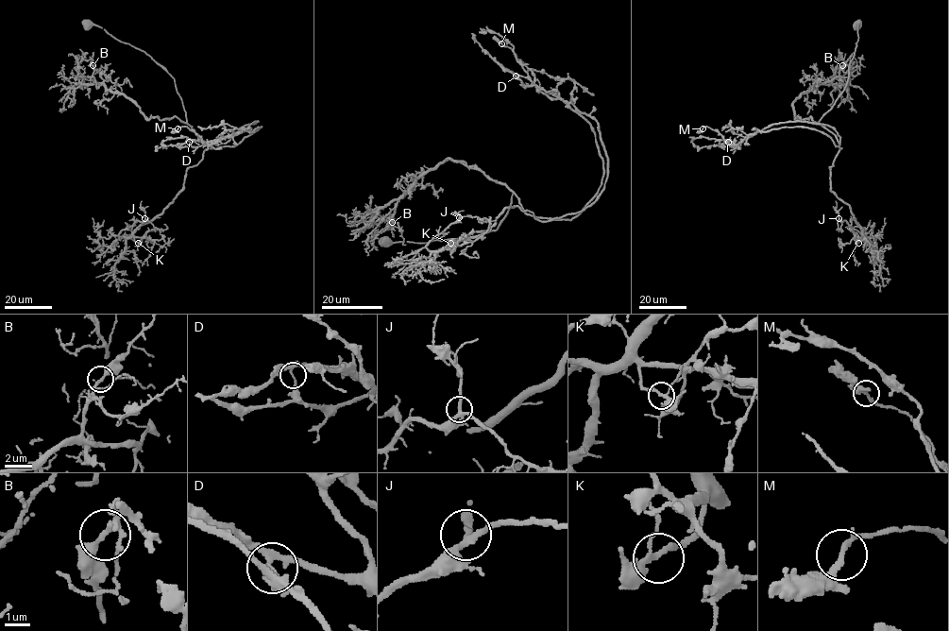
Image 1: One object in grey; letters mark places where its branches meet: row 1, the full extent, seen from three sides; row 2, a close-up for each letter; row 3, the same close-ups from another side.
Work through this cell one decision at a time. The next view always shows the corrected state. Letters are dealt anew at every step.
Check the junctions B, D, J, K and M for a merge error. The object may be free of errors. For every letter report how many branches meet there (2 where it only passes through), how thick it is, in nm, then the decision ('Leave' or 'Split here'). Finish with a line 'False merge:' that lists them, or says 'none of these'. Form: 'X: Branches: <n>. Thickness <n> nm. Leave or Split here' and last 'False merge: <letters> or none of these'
B: Branches: 3. Thickness 200 nm. Leave
D: Branches: 3. Thickness 140 nm. Split here
J: Branches: 3. Thickness 240 nm. Leave
K: Branches: 3. Thickness 190 nm. Leave
M: Branches: 3. Thickness 170 nm. Leave
False merge: D

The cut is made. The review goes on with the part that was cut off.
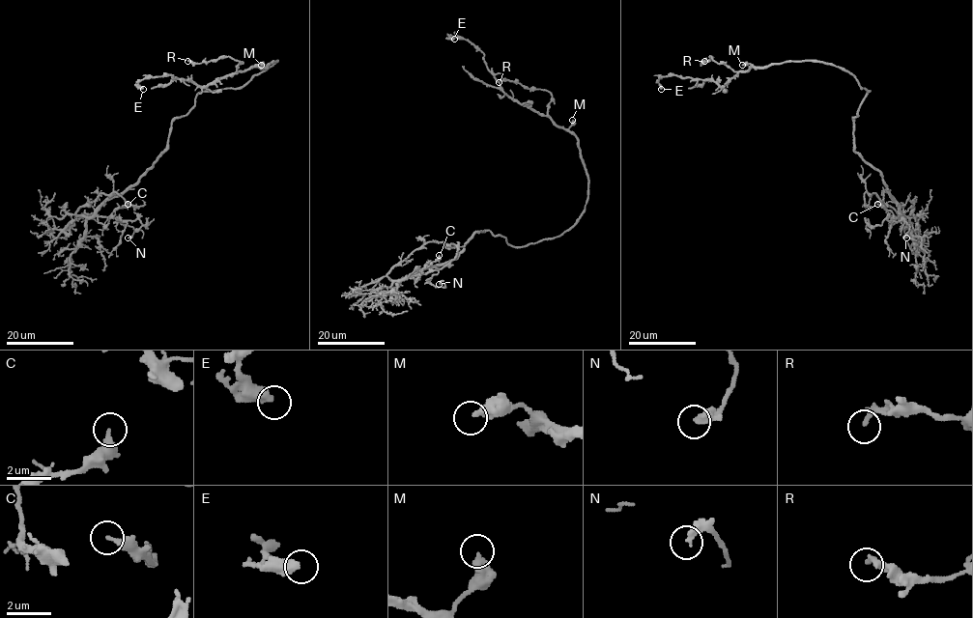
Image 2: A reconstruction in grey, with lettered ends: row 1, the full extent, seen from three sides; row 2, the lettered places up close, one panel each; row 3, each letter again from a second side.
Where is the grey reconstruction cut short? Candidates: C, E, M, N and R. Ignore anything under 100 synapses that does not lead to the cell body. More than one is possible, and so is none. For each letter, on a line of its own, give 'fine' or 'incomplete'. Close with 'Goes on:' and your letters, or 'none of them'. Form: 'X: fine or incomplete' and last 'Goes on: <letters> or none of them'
C: fine
E: fine
M: fine
N: fine
R: fine
Goes on: none of them

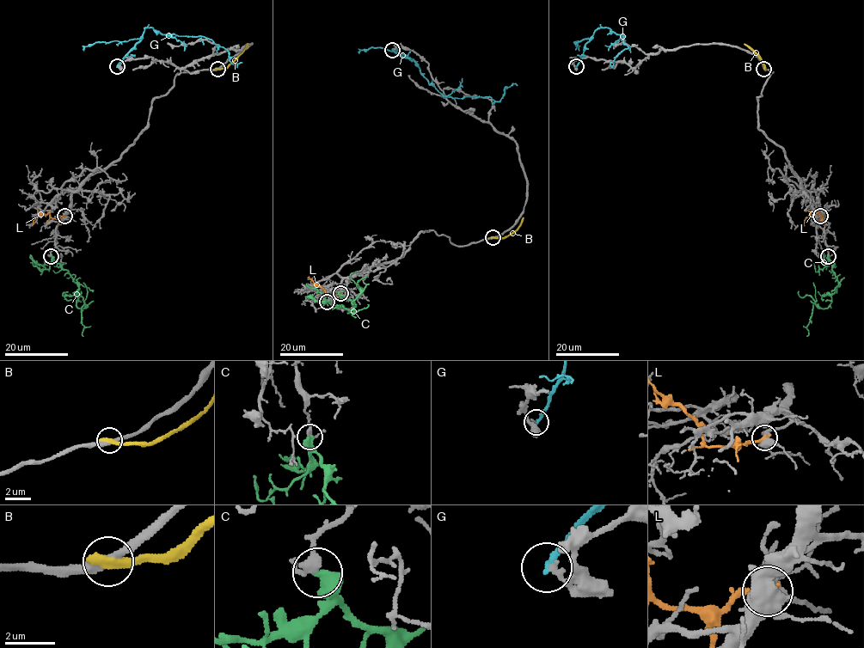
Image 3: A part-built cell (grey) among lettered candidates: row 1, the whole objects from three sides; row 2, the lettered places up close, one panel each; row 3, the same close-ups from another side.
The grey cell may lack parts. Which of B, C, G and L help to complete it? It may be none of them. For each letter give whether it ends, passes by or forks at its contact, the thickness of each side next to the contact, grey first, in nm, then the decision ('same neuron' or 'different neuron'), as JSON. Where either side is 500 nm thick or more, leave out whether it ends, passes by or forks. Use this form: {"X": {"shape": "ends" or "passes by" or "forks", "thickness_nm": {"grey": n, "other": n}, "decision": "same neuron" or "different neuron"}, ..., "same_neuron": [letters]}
{"B": {"shape": "ends", "thickness_nm": {"grey": 320, "other": 440}, "decision": "different neuron"}, "C": {"shape": "ends", "thickness_nm": {"grey": 280, "other": 460}, "decision": "different neuron"}, "G": {"shape": "ends", "thickness_nm": {"grey": 200, "other": 260}, "decision": "different neuron"}, "L": {"shape": "ends", "thickness_nm": {"grey": 440, "other": 240}, "decision": "different neuron"}, "same_neuron": []}

